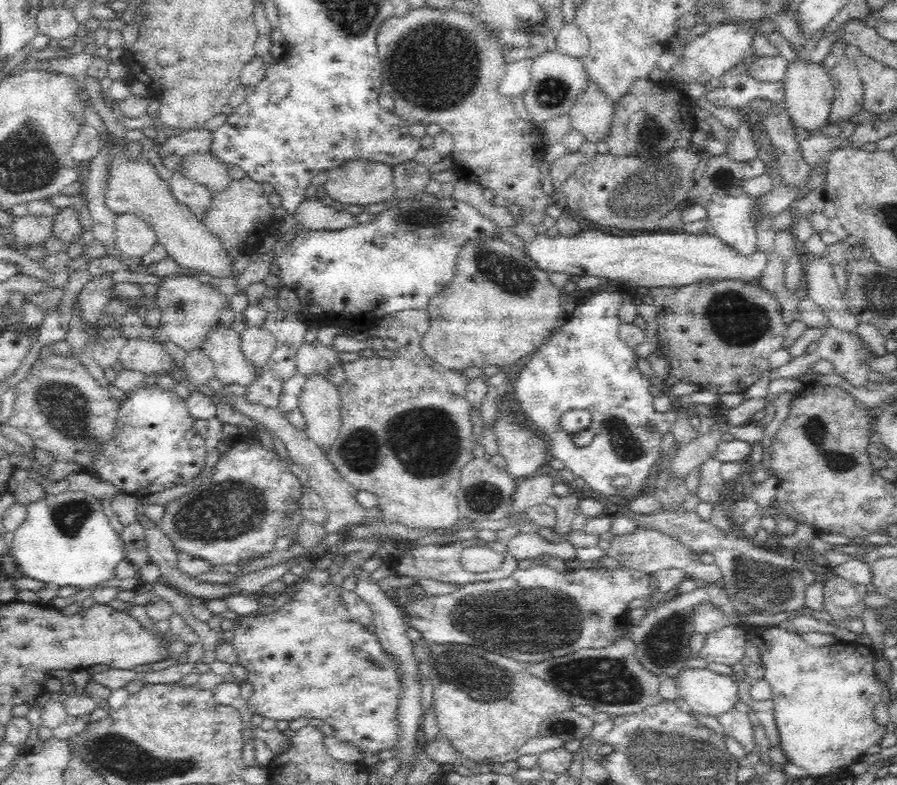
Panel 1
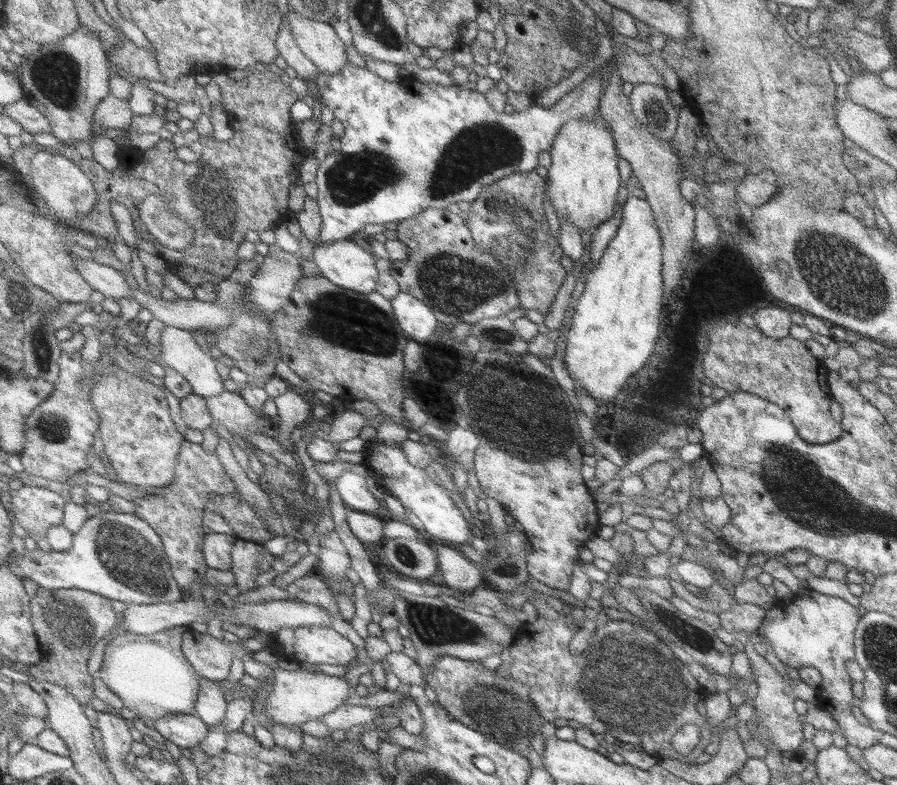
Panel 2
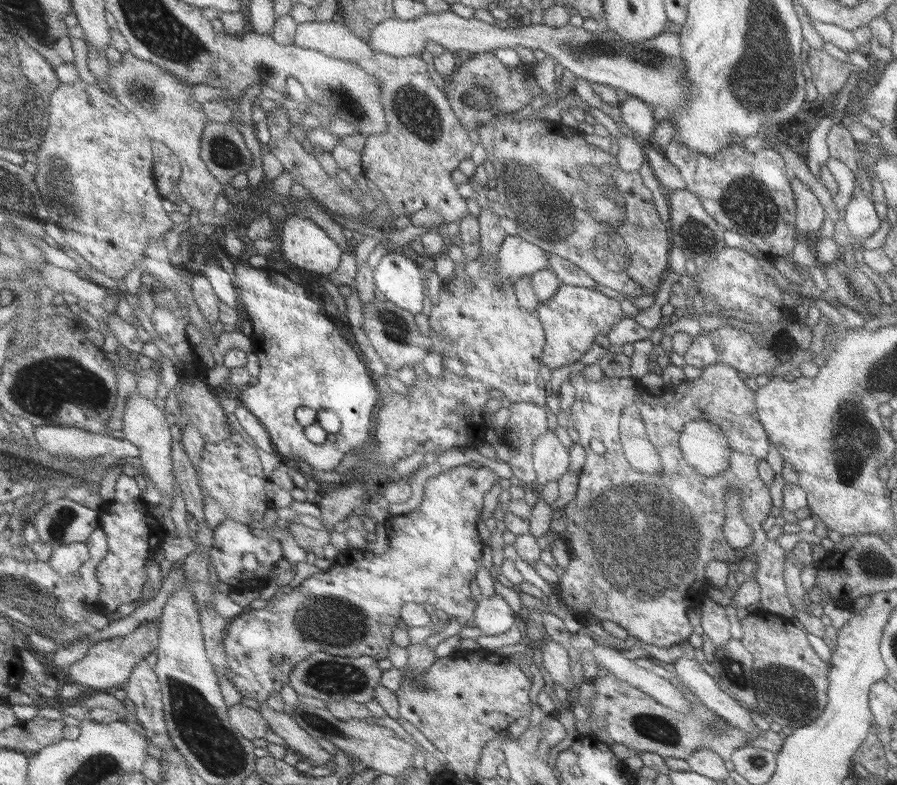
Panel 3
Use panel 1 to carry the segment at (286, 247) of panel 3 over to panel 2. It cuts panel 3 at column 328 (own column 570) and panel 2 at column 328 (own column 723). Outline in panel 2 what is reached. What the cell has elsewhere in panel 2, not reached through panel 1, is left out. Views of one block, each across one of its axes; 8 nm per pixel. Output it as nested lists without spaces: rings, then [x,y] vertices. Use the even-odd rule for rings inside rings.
[[[350,239],[317,246],[312,261],[317,263],[321,275],[327,277],[333,284],[339,285],[348,291],[369,295],[379,288],[381,273],[378,272],[376,256],[372,252],[368,252],[366,248],[362,248],[360,244],[350,242]]]

